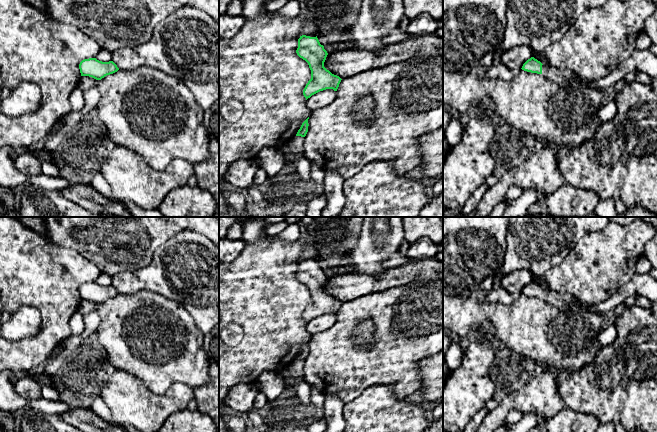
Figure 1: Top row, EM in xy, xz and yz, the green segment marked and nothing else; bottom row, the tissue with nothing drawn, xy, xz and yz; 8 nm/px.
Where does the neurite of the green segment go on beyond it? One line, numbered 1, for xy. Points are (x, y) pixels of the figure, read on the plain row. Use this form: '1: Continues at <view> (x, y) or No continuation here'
1: No continuation here

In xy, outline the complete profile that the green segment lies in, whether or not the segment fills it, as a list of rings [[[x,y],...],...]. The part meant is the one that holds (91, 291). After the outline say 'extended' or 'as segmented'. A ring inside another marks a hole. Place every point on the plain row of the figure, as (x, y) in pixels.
[[[96,282],[84,283],[79,288],[81,300],[89,300],[96,304],[101,304],[107,299],[119,294],[113,285],[102,286]]]; as segmented

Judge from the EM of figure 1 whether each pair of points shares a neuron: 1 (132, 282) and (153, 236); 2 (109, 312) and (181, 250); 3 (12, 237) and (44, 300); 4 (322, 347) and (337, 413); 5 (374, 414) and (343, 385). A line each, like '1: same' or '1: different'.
1: different
2: different
3: same
4: different
5: different

